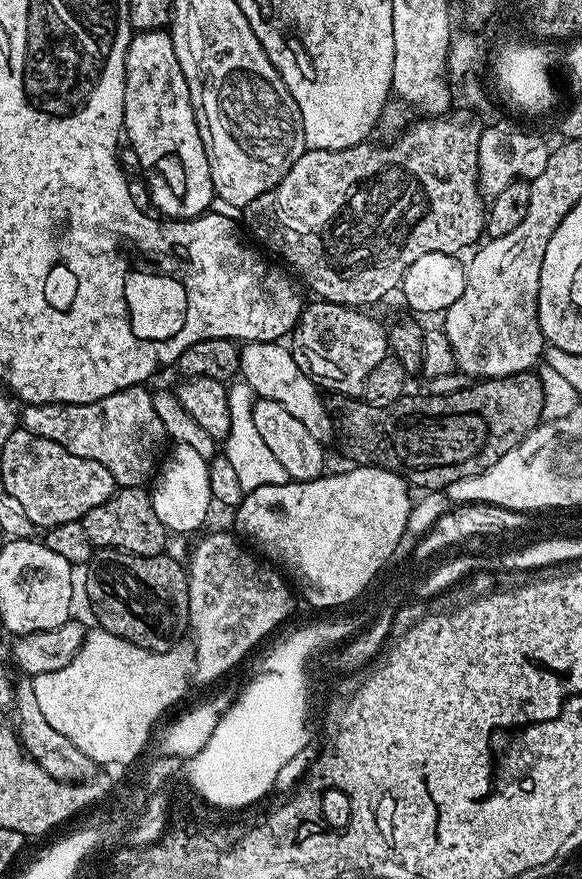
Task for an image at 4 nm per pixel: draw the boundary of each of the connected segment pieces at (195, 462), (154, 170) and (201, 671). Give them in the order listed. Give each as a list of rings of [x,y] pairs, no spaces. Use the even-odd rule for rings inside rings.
[[[173,443],[171,447],[172,453],[169,454],[168,461],[166,456],[159,465],[154,476],[155,483],[150,488],[154,514],[158,514],[158,522],[162,522],[169,533],[192,532],[203,526],[204,519],[208,516],[208,507],[213,507],[214,504],[210,494],[208,461],[202,458],[202,454],[194,454],[190,446]]]
[[[155,28],[149,32],[137,31],[133,35],[124,63],[123,131],[127,143],[138,154],[141,169],[148,171],[146,183],[151,192],[152,208],[161,217],[193,220],[213,207],[212,175],[190,98],[190,86],[186,86],[186,74],[182,74],[178,54],[174,54],[174,42],[167,31]]]
[[[224,532],[210,533],[197,542],[192,561],[186,564],[188,627],[190,640],[192,636],[196,647],[196,676],[204,684],[226,675],[292,612],[293,589],[289,581],[233,536]]]

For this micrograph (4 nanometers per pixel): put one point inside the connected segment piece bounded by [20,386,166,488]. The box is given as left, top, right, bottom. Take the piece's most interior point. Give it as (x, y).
(122, 431)

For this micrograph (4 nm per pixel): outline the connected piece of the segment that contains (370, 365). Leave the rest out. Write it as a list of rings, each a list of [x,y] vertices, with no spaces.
[[[314,300],[314,303],[311,301],[305,305],[299,322],[290,334],[290,349],[297,366],[304,374],[311,377],[316,385],[337,395],[357,398],[364,393],[365,378],[370,376],[374,367],[378,366],[378,363],[382,362],[390,352],[387,329],[384,324],[382,326],[366,315],[365,311],[321,300]]]

